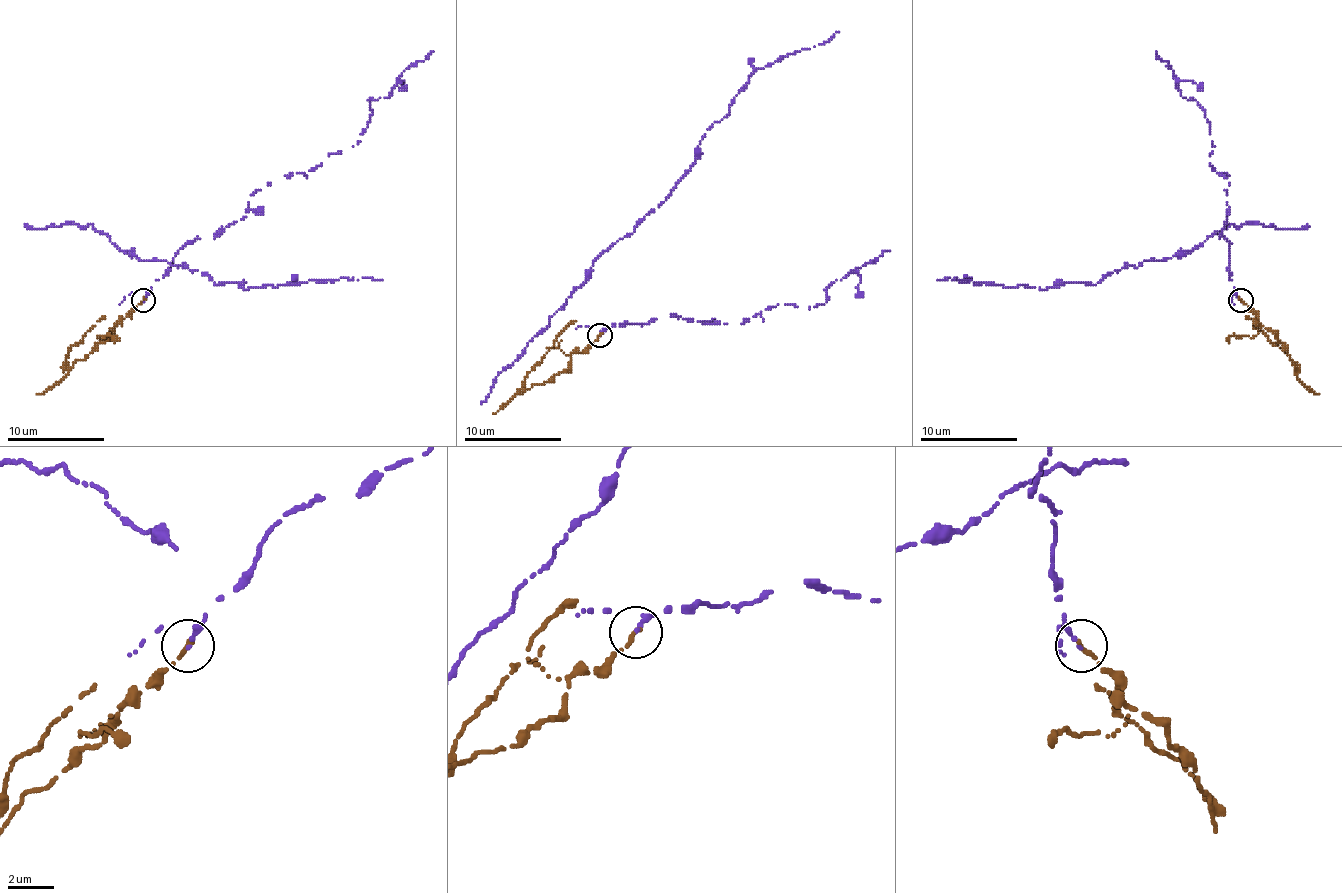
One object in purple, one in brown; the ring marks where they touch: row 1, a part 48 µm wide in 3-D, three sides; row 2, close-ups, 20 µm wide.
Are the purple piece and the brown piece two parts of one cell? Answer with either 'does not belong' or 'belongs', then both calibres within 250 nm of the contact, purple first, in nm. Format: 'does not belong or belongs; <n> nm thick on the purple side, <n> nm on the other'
belongs; 200 nm thick on the purple side, 220 nm on the other

